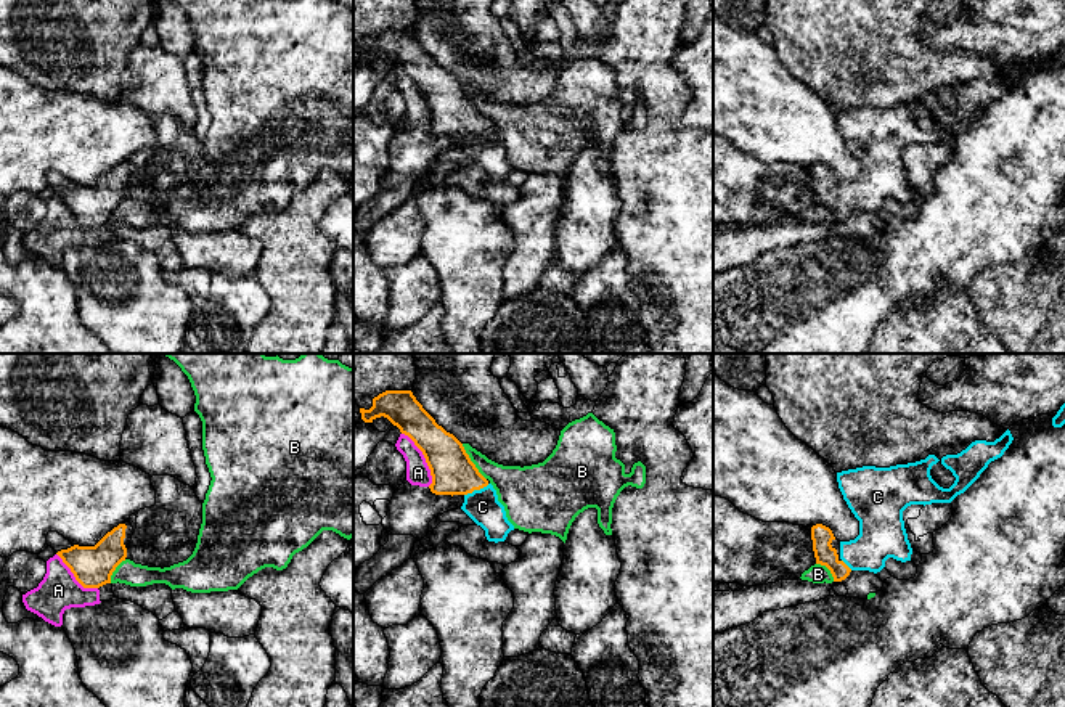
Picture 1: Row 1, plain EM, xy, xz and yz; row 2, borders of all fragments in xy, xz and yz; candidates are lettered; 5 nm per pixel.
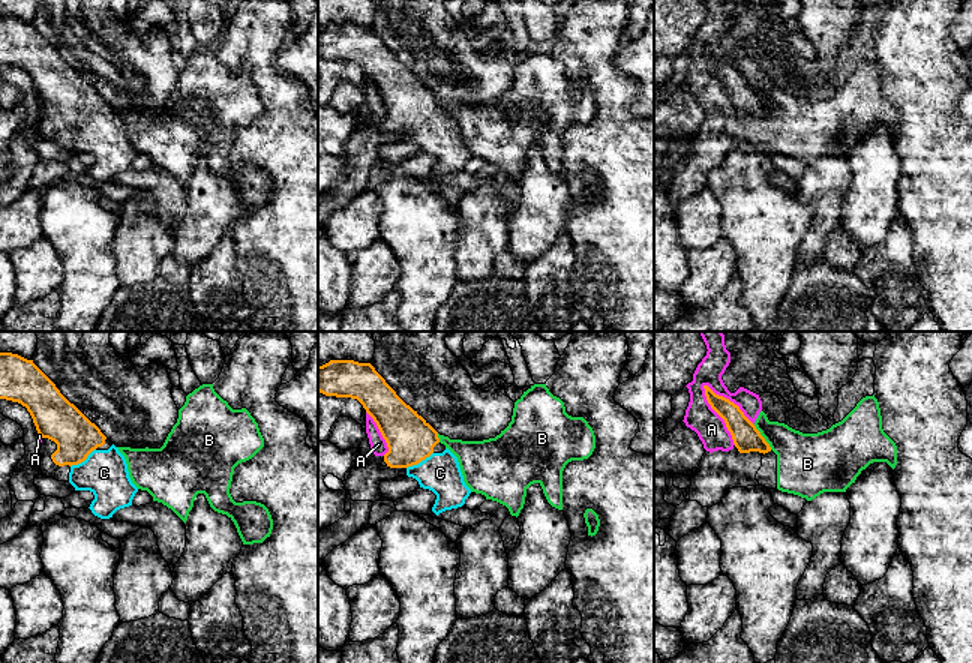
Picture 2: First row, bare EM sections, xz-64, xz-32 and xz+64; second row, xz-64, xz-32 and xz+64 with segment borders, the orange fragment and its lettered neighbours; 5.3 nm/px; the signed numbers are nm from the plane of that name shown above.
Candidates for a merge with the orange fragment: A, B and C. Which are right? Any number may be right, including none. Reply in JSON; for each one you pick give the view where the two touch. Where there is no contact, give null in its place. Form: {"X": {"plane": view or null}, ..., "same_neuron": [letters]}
{"C": {"plane": "xz"}, "same_neuron": ["C"]}

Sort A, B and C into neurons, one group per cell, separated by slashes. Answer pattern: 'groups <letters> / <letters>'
groups A B / C

